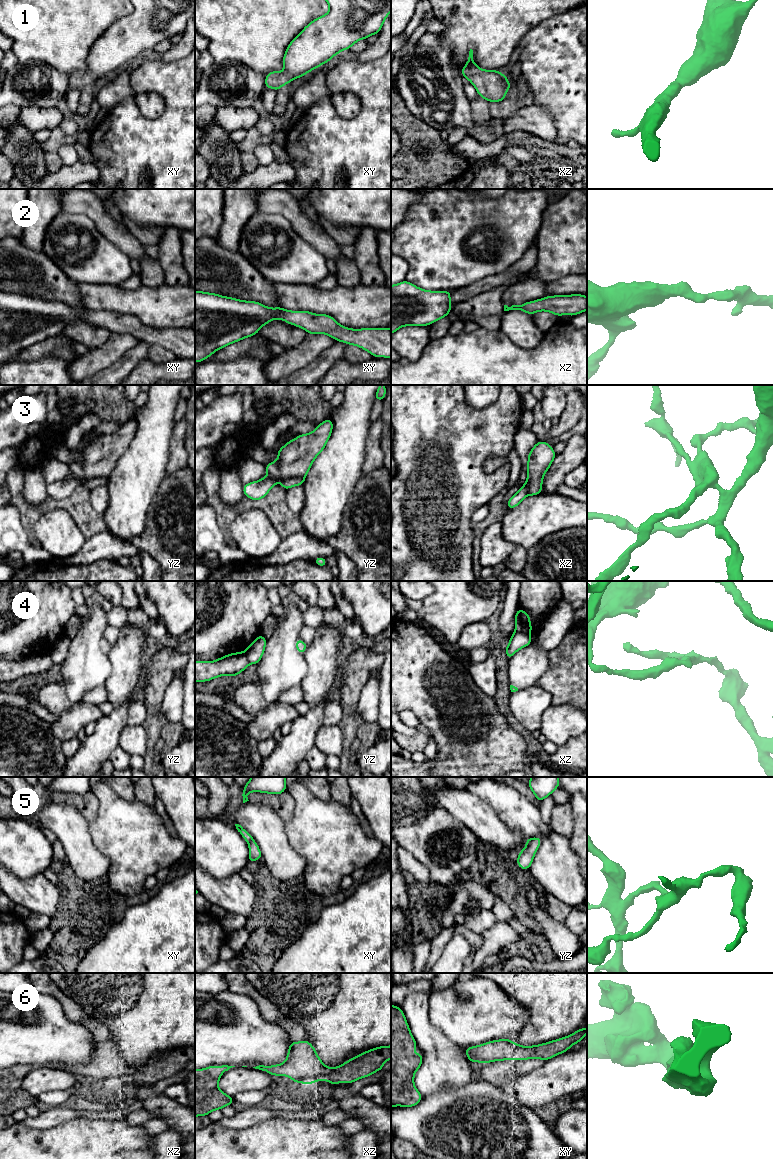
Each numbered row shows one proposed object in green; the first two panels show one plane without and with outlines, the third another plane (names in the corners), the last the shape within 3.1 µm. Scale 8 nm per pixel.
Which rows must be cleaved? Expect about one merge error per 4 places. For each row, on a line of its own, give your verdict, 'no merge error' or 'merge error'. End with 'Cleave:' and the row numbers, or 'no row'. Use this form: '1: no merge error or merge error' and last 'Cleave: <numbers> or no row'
1: no merge error
2: no merge error
3: no merge error
4: merge error
5: merge error
6: no merge error
Cleave: 4, 5

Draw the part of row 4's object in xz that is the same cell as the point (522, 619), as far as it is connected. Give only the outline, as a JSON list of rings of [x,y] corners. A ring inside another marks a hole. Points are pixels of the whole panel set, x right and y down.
[[[518,607],[515,614],[515,632],[529,634],[532,630],[529,614]]]

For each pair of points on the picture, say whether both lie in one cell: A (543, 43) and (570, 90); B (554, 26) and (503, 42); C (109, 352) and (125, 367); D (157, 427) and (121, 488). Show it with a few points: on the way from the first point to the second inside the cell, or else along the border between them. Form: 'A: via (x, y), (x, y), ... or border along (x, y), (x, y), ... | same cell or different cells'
A: via (552, 55), (554, 62), (567, 78) | same cell
B: border along (542, 21), (534, 26), (516, 45) | different cells
C: border along (135, 345), (97, 373) | different cells
D: via (151, 442), (146, 459), (136, 473) | same cell

